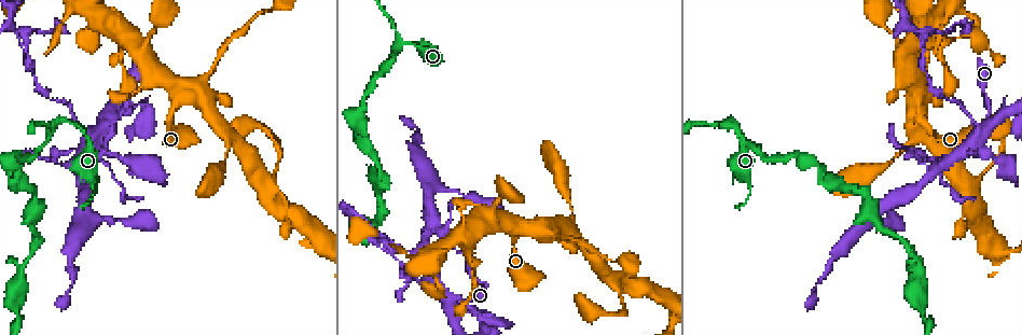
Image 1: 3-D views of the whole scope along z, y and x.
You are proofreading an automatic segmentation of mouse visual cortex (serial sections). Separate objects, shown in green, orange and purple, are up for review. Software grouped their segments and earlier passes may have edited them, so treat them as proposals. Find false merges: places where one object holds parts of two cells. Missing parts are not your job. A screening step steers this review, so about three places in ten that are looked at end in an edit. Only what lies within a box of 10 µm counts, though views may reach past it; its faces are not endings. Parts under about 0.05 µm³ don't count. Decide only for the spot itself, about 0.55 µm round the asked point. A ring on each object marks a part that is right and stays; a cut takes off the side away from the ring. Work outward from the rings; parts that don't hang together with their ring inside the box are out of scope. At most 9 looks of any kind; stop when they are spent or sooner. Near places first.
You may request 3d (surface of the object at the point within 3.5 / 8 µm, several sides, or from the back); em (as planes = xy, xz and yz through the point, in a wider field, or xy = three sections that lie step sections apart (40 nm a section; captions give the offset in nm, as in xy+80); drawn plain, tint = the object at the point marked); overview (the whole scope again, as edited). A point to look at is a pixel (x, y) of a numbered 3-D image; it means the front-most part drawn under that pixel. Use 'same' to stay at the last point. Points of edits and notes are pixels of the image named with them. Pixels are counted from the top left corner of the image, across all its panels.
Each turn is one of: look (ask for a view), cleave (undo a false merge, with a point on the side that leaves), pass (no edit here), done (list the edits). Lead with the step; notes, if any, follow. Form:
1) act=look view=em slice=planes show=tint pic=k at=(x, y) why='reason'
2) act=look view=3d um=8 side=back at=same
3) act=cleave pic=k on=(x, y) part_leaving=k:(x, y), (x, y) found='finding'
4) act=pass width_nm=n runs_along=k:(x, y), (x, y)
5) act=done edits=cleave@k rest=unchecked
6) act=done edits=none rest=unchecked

act=look view=3d um=3.5 pic=1 at=(732, 124) why='thick turns thin'

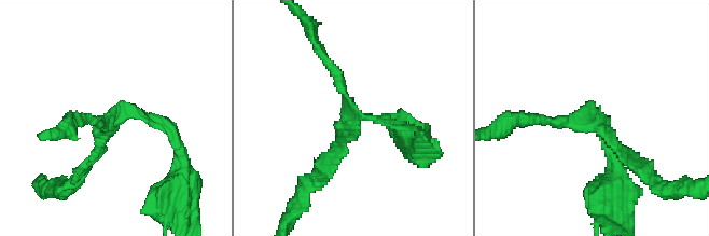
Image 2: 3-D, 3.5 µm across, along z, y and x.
act=look view=em slice=planes show=tint pic=2 at=(116, 118) arms=3 arm_widths_nm=100,150,150

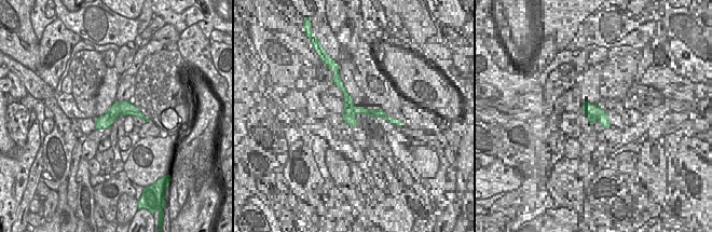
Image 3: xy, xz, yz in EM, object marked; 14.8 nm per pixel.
act=look view=em slice=xy step=3 show=tint at=same why='cut it another way'

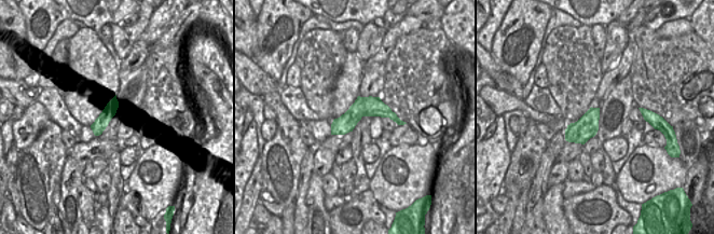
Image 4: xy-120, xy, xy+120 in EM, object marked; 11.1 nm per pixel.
act=pass runs_along=2:(419, 130), (357, 116), (327, 161) found='one cell here'

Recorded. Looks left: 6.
act=look view=em slice=xy step=3 show=tint pic=1 at=(829, 174) why='thin neck'

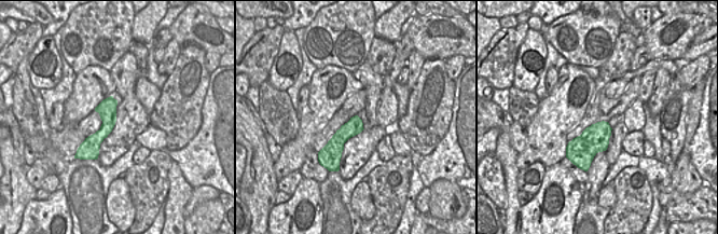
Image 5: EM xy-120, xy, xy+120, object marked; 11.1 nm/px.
act=look view=3d um=3.5 at=same

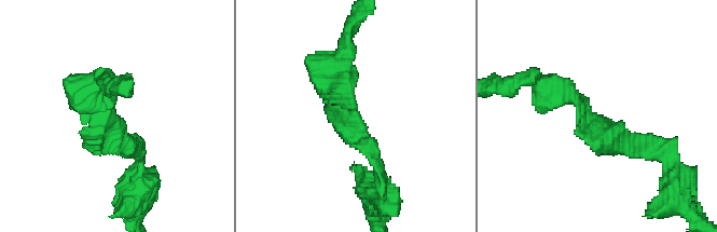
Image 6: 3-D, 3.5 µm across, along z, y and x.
act=pass found='all the same cell'

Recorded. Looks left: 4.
act=look view=em slice=xy step=2 show=tint pic=1 at=(938, 168) why='three arms meet'

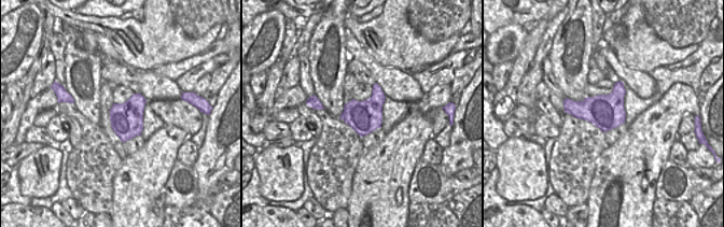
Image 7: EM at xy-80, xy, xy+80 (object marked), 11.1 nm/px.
act=look view=3d um=3.5 at=same why='wider look'

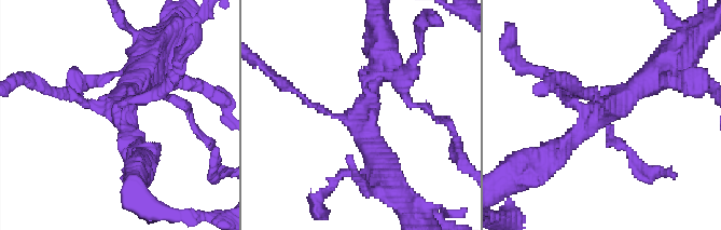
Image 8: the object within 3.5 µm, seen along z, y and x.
act=pass found='all the same cell'

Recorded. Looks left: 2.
act=look view=3d um=3.5 side=back pic=1 at=(416, 140) why='sudden change in width'

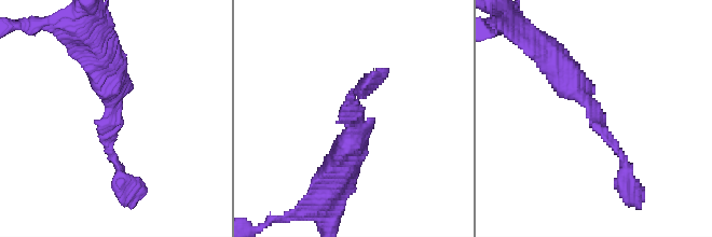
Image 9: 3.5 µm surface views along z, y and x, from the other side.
act=pass runs_along=9:(551, 55), (590, 105), (629, 168), (626, 175) found='one cell here'

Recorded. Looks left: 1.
act=done edits=none rest=unchecked

